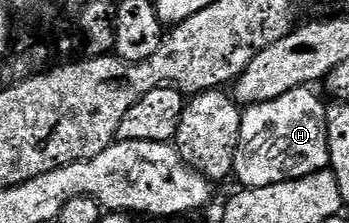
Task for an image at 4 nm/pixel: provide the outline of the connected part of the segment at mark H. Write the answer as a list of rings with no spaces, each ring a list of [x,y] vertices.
[[[304,87],[285,91],[285,95],[252,105],[244,112],[233,170],[234,180],[239,180],[242,188],[256,189],[301,179],[305,175],[322,173],[330,166],[327,109],[313,90]]]

